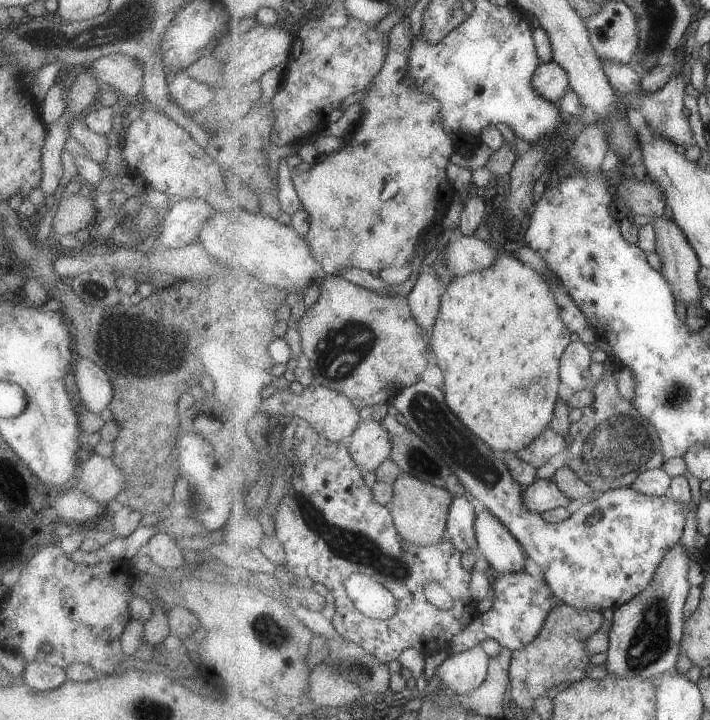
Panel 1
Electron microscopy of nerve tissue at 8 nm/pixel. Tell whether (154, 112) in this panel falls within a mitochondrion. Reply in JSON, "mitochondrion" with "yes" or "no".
{"mitochondrion":"no"}

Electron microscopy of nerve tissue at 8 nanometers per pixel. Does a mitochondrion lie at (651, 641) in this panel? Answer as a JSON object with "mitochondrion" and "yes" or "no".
{"mitochondrion":"yes"}

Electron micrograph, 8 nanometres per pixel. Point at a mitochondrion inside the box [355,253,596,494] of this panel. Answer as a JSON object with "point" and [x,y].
{"point":[428,412]}

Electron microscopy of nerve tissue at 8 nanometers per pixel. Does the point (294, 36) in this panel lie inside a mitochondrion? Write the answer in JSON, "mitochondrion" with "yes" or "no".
{"mitochondrion":"no"}

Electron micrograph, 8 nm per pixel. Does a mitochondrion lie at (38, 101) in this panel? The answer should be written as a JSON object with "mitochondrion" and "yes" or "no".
{"mitochondrion":"no"}

